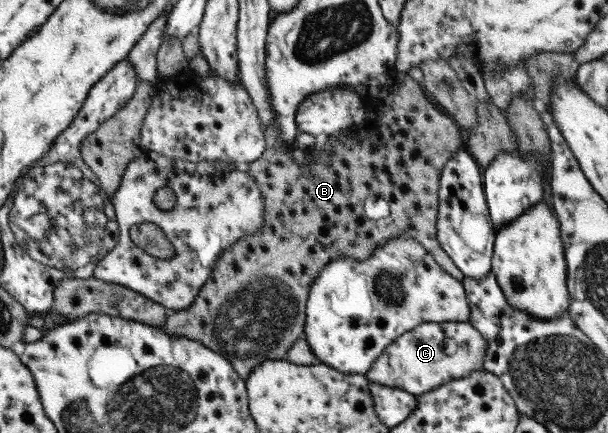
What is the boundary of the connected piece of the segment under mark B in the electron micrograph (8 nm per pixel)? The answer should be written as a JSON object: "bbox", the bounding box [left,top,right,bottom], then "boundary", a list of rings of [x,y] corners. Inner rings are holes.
{"bbox":[160,72,464,380],"boundary":[[[404,72],[393,73],[388,78],[388,81],[386,81],[386,84],[381,87],[380,94],[378,94],[376,99],[378,102],[374,102],[374,108],[370,110],[370,122],[362,122],[359,126],[351,125],[348,128],[348,136],[346,136],[346,138],[342,138],[340,134],[327,136],[323,139],[323,143],[320,145],[318,155],[314,155],[312,151],[309,155],[306,154],[306,157],[309,157],[308,165],[305,166],[307,171],[303,171],[303,168],[295,161],[291,152],[283,153],[282,151],[270,150],[269,148],[265,148],[256,160],[240,166],[241,170],[245,170],[245,172],[253,178],[258,190],[261,190],[261,195],[264,200],[264,218],[261,229],[257,233],[246,235],[236,242],[233,242],[229,247],[226,247],[216,259],[206,282],[200,287],[192,304],[186,309],[168,312],[166,322],[163,326],[160,326],[160,329],[164,329],[176,340],[189,338],[190,340],[200,342],[209,350],[216,352],[216,354],[221,354],[222,358],[226,358],[226,360],[228,360],[234,367],[236,374],[242,380],[246,380],[246,378],[248,378],[248,373],[253,369],[253,366],[256,366],[265,360],[284,359],[290,346],[303,334],[305,302],[310,285],[313,283],[315,277],[318,276],[319,270],[322,270],[322,267],[327,262],[330,262],[335,258],[348,256],[355,261],[370,258],[371,252],[376,246],[399,234],[405,234],[416,240],[428,254],[431,254],[432,258],[439,264],[439,267],[446,271],[446,274],[449,274],[452,278],[462,280],[464,277],[463,274],[454,266],[450,257],[441,249],[441,246],[437,241],[435,222],[437,218],[438,204],[437,190],[439,187],[439,178],[442,167],[445,165],[445,162],[458,151],[458,149],[464,148],[464,136],[457,124],[450,117],[446,117],[442,114],[436,107],[436,104],[428,98],[422,87],[419,84],[416,84],[416,82]],[[374,196],[380,198],[380,200],[384,200],[384,202],[387,202],[388,204],[389,214],[384,219],[371,220],[365,218],[363,212],[364,200]],[[274,278],[284,282],[284,286],[288,286],[288,292],[290,292],[290,294],[278,294],[278,284],[276,284],[276,292],[274,292]]]}

